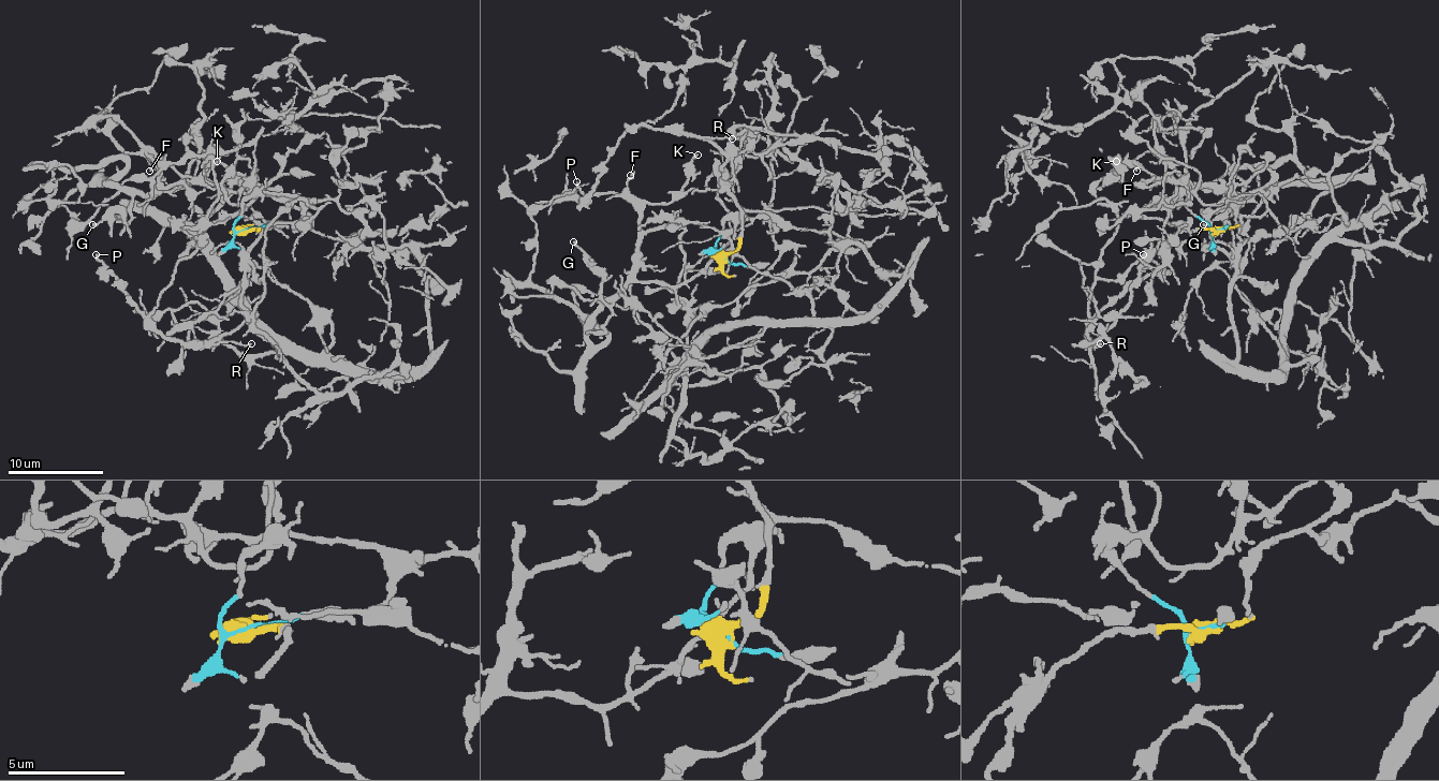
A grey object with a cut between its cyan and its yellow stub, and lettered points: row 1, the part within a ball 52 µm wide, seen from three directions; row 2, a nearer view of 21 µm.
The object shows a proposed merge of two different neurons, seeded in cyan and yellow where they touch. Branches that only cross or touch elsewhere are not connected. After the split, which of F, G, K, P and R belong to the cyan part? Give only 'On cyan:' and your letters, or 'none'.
On cyan: F, G, K

